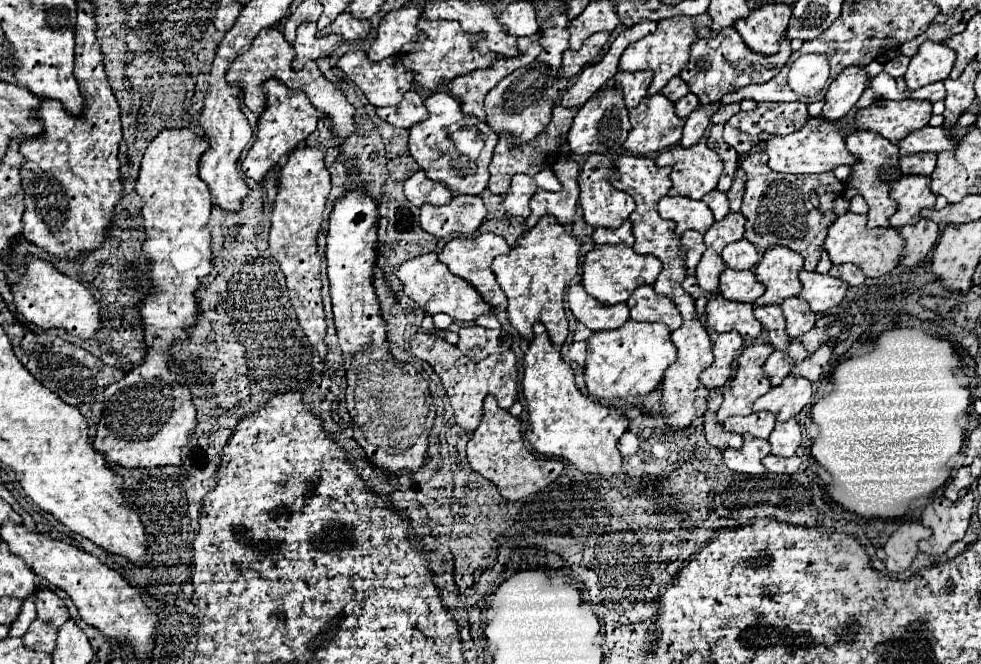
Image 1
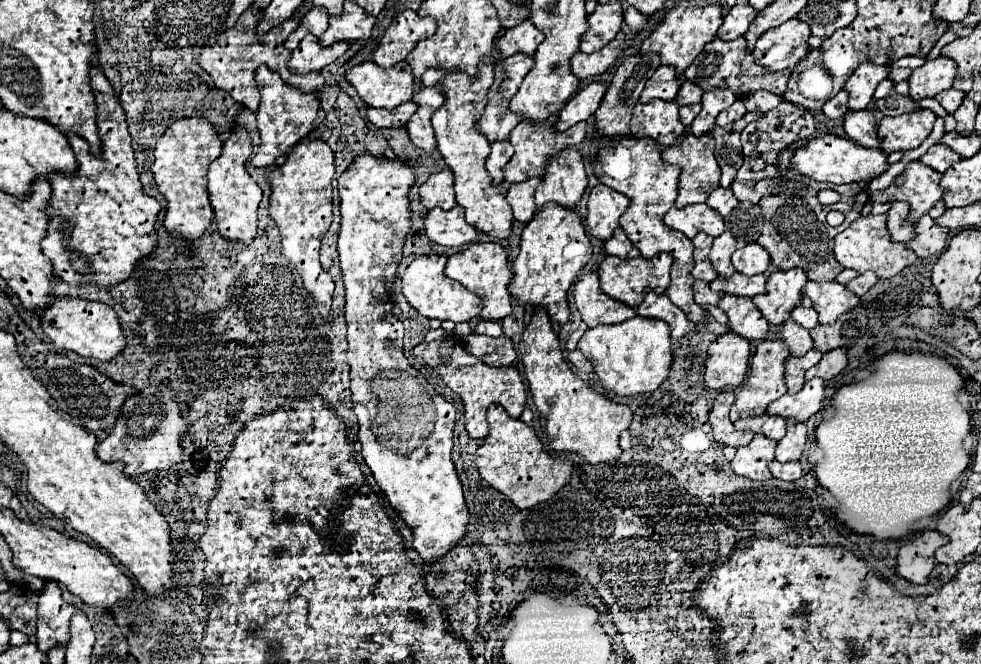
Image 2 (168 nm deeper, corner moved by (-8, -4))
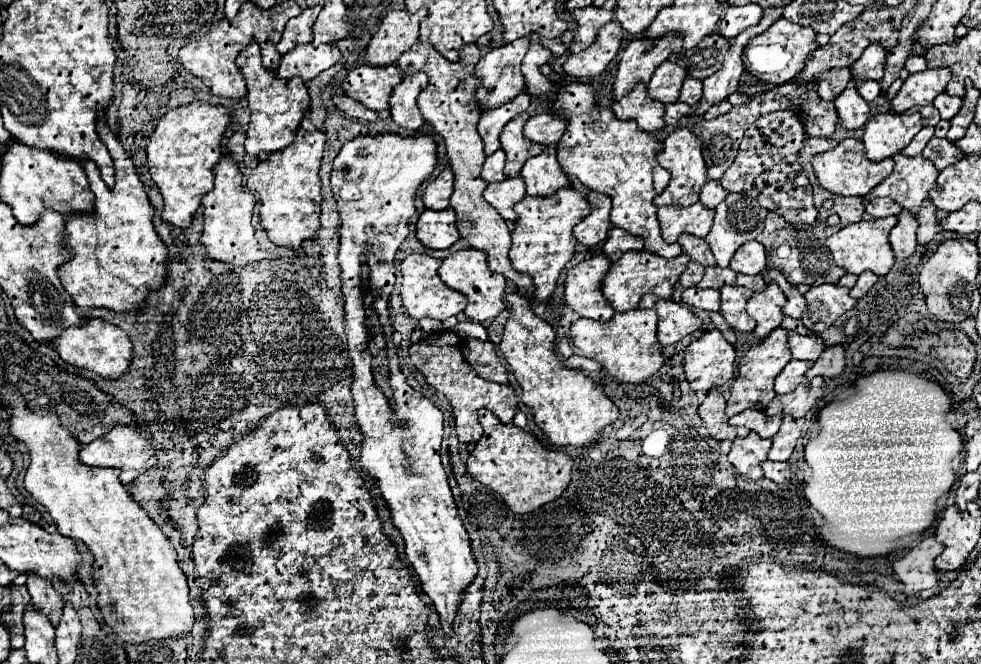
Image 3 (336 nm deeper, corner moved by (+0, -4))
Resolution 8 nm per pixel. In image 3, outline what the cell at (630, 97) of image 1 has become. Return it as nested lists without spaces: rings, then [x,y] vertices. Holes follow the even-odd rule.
[[[664,62],[648,82],[648,94],[662,104],[678,102],[684,80],[686,70],[680,66],[680,62]]]

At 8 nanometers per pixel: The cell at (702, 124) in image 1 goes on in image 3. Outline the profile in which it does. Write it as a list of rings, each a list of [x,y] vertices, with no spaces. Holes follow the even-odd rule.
[[[766,8],[764,10],[764,18],[760,24],[744,30],[740,36],[736,36],[736,40],[732,40],[732,46],[724,58],[724,66],[708,76],[704,80],[704,96],[700,100],[700,106],[696,110],[694,116],[702,116],[704,110],[708,110],[712,104],[716,102],[722,102],[726,100],[732,92],[736,92],[738,88],[738,80],[744,72],[744,66],[742,66],[742,48],[746,46],[746,42],[752,38],[752,36],[758,36],[760,32],[764,32],[766,28],[770,28],[780,16],[782,16],[782,10],[784,8]]]

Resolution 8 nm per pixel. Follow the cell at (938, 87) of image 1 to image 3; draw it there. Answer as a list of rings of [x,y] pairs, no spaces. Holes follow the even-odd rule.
[[[942,92],[942,94],[934,100],[934,106],[938,108],[938,112],[940,112],[940,116],[942,116],[944,120],[950,120],[950,118],[954,118],[954,116],[958,114],[958,110],[960,110],[960,106],[962,106],[962,98],[948,96],[946,92]]]

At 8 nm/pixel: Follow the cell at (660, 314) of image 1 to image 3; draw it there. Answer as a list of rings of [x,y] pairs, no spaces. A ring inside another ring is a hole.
[[[642,296],[638,308],[652,308],[658,314],[658,342],[670,346],[700,330],[702,318],[696,316],[688,306],[680,306],[660,296]]]

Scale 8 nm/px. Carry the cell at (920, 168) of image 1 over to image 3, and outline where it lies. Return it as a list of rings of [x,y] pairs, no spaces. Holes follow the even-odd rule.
[[[936,136],[926,144],[926,148],[924,148],[922,154],[924,154],[938,170],[944,170],[946,166],[956,164],[956,162],[964,156],[964,152],[962,152],[956,144],[952,144],[948,138],[936,138]]]

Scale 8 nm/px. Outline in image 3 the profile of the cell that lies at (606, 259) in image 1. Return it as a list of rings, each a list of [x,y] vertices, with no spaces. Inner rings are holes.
[[[630,250],[616,264],[610,266],[610,270],[608,270],[606,278],[604,278],[604,284],[602,284],[604,296],[608,298],[608,302],[612,304],[612,308],[616,312],[634,310],[644,294],[656,294],[660,298],[670,300],[672,294],[674,294],[674,286],[680,280],[680,274],[686,270],[688,262],[690,262],[690,258],[686,254],[680,254],[676,258],[666,260],[666,258],[656,256],[652,252],[646,252],[646,250],[640,250],[640,252]]]

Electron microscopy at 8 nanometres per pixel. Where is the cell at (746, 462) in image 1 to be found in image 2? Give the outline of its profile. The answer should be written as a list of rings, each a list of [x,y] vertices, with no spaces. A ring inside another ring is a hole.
[[[756,434],[748,446],[738,448],[734,460],[730,462],[732,470],[738,476],[746,476],[752,480],[768,480],[772,476],[768,470],[768,462],[774,460],[774,448],[776,448],[774,440]]]

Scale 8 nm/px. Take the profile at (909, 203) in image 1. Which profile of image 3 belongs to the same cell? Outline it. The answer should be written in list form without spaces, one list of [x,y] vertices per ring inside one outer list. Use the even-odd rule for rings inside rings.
[[[894,154],[892,160],[896,162],[894,172],[865,198],[872,200],[876,196],[890,196],[894,202],[916,216],[922,200],[928,198],[928,192],[936,186],[938,170],[922,154]]]

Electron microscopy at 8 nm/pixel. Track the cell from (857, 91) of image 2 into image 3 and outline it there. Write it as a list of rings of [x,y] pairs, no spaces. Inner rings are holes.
[[[874,42],[870,44],[864,54],[850,66],[852,74],[860,74],[864,78],[870,78],[870,80],[880,80],[884,76],[884,64],[886,64],[886,50]]]

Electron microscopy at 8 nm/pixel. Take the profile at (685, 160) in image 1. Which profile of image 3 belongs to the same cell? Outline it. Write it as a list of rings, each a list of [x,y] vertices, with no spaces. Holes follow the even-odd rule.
[[[676,128],[666,140],[664,140],[664,148],[656,154],[656,160],[662,168],[666,168],[670,172],[670,182],[664,188],[662,194],[658,194],[654,198],[656,206],[664,206],[664,204],[676,204],[676,206],[690,206],[694,202],[698,202],[700,198],[700,190],[706,184],[708,176],[706,176],[706,164],[702,158],[702,146],[700,140],[692,134],[692,130],[688,128]]]

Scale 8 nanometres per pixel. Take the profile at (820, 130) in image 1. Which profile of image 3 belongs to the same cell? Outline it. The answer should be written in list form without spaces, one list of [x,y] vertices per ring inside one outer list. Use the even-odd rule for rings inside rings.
[[[846,138],[842,140],[834,150],[816,154],[812,158],[814,172],[818,176],[818,182],[822,188],[826,188],[832,194],[840,196],[866,196],[872,188],[876,188],[888,174],[894,170],[894,160],[882,160],[882,162],[870,162],[864,154],[864,144],[862,140],[856,138]]]

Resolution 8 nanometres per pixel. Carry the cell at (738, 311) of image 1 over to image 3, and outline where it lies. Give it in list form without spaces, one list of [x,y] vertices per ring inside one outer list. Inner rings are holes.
[[[724,286],[720,290],[722,294],[722,304],[720,304],[720,314],[728,320],[728,324],[738,330],[738,332],[750,332],[754,330],[754,320],[746,312],[746,302],[754,294],[748,288],[742,286]]]

